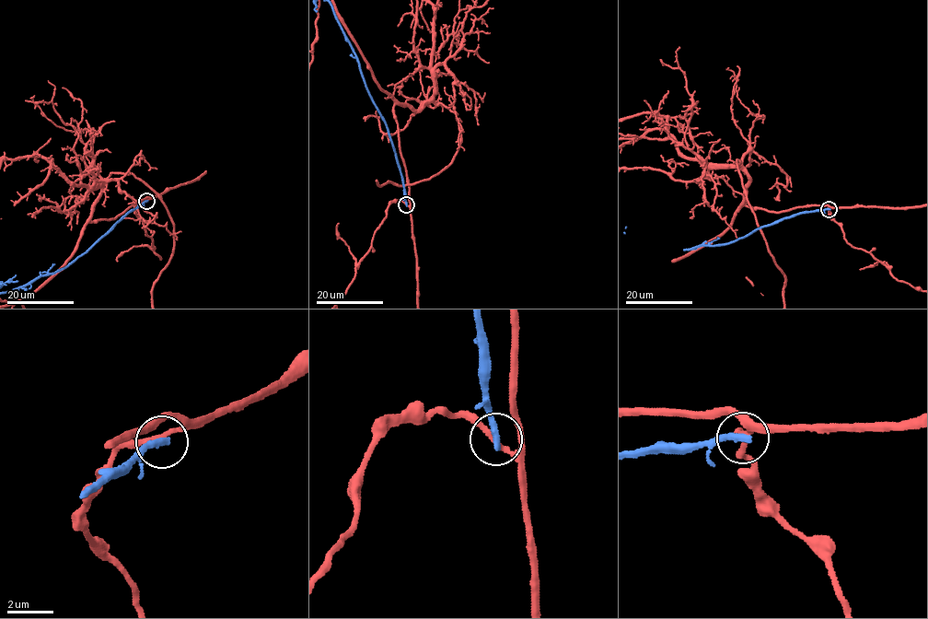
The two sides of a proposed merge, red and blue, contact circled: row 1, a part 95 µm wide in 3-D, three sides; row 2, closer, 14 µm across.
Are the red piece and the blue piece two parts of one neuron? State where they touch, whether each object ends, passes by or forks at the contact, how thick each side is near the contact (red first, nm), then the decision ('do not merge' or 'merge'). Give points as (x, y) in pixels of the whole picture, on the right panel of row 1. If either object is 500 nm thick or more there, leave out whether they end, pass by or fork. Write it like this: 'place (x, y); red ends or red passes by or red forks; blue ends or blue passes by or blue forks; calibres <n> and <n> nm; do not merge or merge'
place (829, 209); red passes by; blue ends; calibres 200 and 320 nm; do not merge

